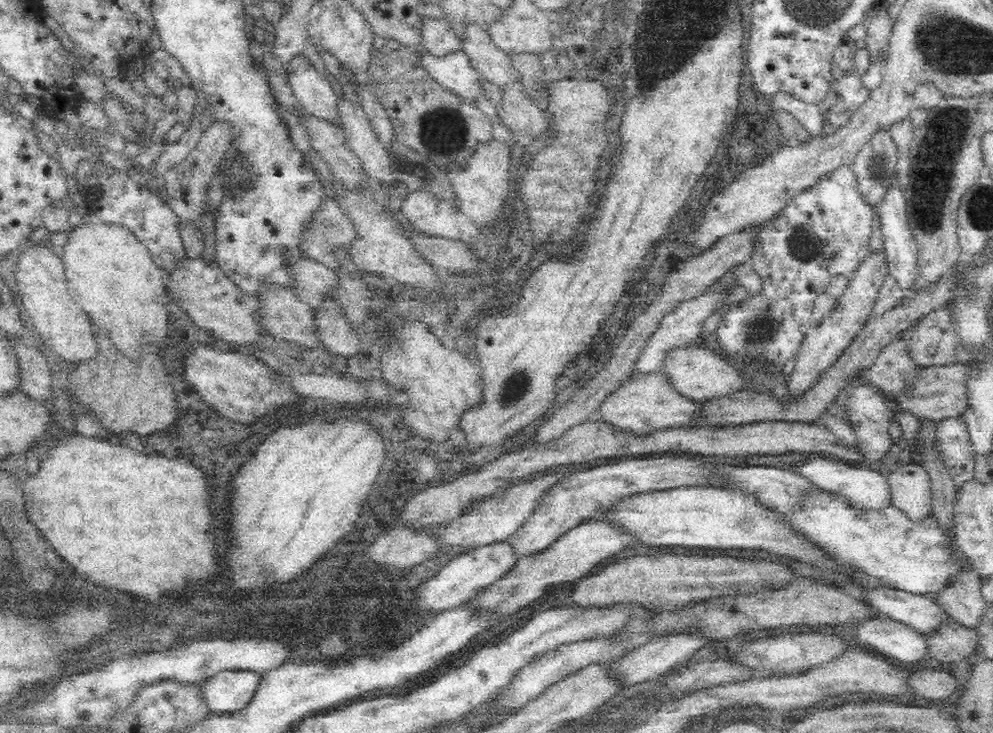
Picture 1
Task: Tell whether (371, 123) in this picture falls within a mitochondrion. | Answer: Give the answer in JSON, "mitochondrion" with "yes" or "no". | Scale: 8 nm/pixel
{"mitochondrion":"no"}

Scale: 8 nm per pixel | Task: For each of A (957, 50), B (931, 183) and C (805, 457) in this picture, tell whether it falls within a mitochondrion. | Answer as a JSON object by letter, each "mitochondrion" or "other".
{"A":"mitochondrion","B":"mitochondrion","C":"other"}

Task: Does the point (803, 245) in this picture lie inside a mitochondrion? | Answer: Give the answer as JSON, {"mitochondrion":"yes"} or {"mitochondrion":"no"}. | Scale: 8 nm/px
{"mitochondrion":"yes"}

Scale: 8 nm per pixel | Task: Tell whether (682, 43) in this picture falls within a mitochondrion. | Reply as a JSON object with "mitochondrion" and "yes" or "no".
{"mitochondrion":"yes"}

